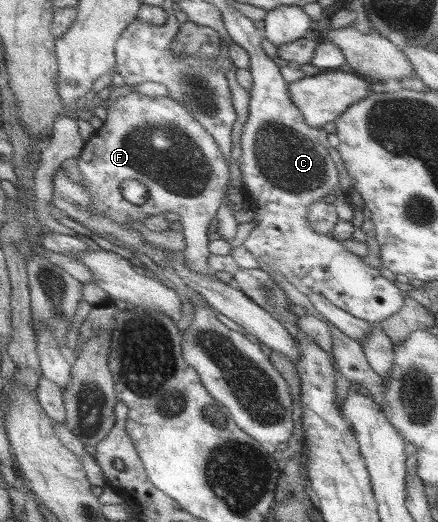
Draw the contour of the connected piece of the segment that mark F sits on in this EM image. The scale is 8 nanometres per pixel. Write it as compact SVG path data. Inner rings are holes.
M131 91L130 94L111 101L106 107L104 124L95 129L92 137L85 143L77 167L83 175L84 190L92 198L92 210L105 215L111 221L133 227L132 221L144 221L151 215L164 215L178 218L182 224L182 235L186 247L182 253L187 257L188 270L208 278L214 277L214 271L208 266L210 257L209 240L213 236L215 215L222 203L222 197L229 184L229 167L224 154L220 152L214 138L203 129L194 118L178 105L169 95L150 98ZM126 179L134 179L144 183L148 190L148 199L142 205L132 205L124 201L120 193L120 185Z

